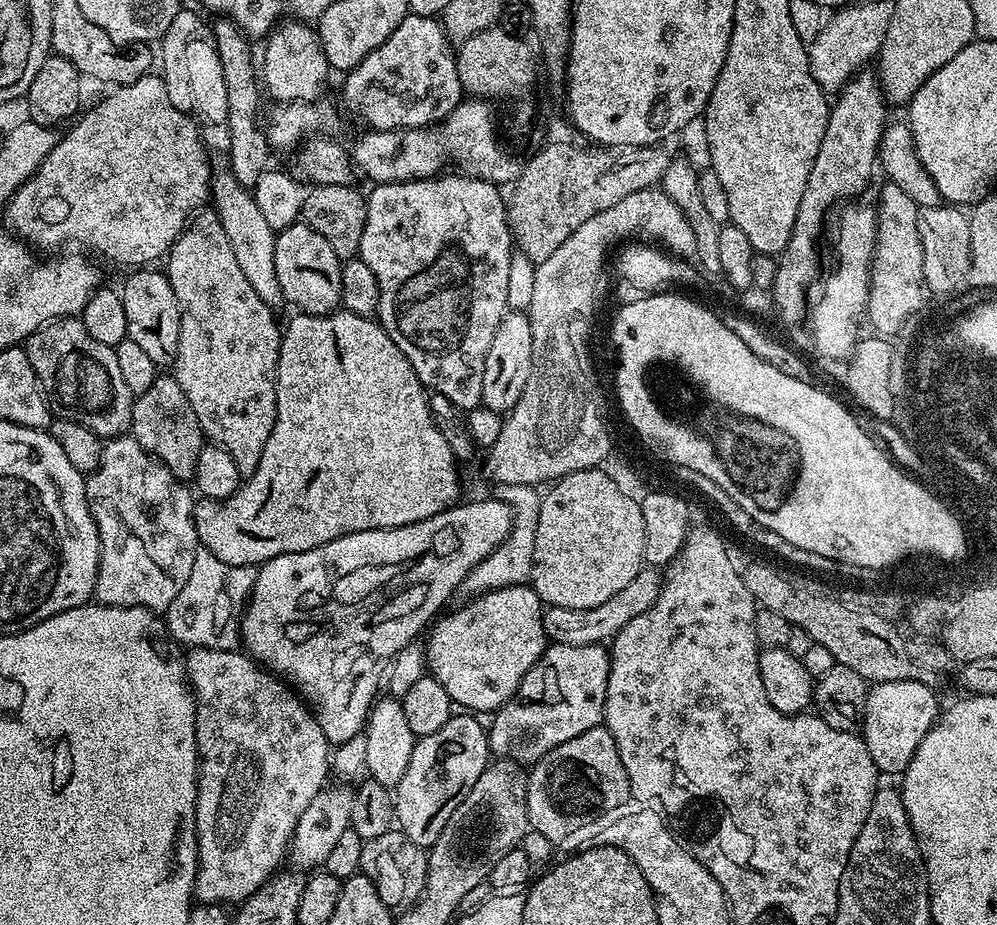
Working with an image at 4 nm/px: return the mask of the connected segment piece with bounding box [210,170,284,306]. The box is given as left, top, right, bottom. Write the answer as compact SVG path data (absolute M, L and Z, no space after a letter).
M230 170L217 171L212 177L211 203L214 205L216 217L222 222L222 230L226 230L226 238L230 238L230 247L234 250L234 259L242 274L246 274L246 282L254 288L254 294L262 298L262 302L273 306L284 300L282 290L278 286L278 278L274 274L274 242L276 233L266 222L266 218L258 211L258 202L254 202L251 191L241 186Z

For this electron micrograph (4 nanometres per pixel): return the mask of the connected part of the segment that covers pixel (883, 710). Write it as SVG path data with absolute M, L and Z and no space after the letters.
M917 680L902 682L882 682L872 684L868 689L866 710L862 725L862 739L874 758L877 773L899 777L908 768L910 758L918 750L922 738L936 723L942 708L936 701L933 685L923 684Z

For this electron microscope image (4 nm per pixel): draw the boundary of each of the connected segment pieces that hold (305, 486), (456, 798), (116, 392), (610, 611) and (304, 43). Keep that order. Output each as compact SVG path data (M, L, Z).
M343 310L331 312L329 316L293 315L288 325L284 324L280 338L280 353L276 367L276 417L274 430L270 430L270 438L266 438L266 446L262 446L262 458L258 458L258 470L246 477L240 489L230 498L221 500L197 499L192 506L194 530L200 539L200 548L214 554L214 558L222 558L230 566L250 568L267 562L270 558L314 550L326 542L334 542L346 534L354 534L362 530L382 530L397 528L414 522L422 522L434 514L444 512L453 507L461 499L460 472L458 461L442 432L435 424L435 418L429 404L429 393L420 383L418 374L410 366L406 354L394 346L390 334L381 328L375 319L367 320L358 314L350 314Z
M454 714L442 726L442 730L434 730L434 734L426 734L417 739L414 750L410 754L410 766L406 766L406 774L396 783L394 789L394 803L396 805L395 823L399 831L410 838L422 849L429 849L434 842L438 842L438 834L446 826L448 819L458 810L458 806L474 790L474 782L484 773L490 763L490 749L488 747L488 733L485 728L476 721L472 714Z
M61 318L58 320L50 320L47 324L43 324L37 332L30 334L27 340L22 344L25 354L30 358L30 366L34 368L34 374L38 378L40 387L43 388L45 396L48 398L49 405L55 409L54 416L58 420L69 420L70 422L78 422L78 426L86 426L86 430L94 430L94 434L101 438L111 438L113 436L123 436L131 429L132 426L132 401L134 399L132 392L126 387L125 380L122 379L122 373L118 367L118 358L116 357L116 349L110 346L102 346L102 342L94 342L94 338L90 338L90 334L86 334L86 326L78 318Z
M645 566L638 574L634 574L634 582L626 586L626 590L618 590L614 598L602 602L602 606L594 606L586 610L570 610L569 608L549 607L544 614L544 634L553 644L562 646L590 646L591 644L604 644L630 622L630 618L638 618L646 610L652 608L652 603L658 598L662 576L655 567Z
M295 18L285 19L268 33L263 41L262 84L276 102L312 102L324 88L330 69L322 54L315 27Z

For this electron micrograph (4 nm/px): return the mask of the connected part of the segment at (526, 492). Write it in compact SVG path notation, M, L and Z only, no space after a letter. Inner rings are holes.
M497 484L494 491L496 491L494 492L495 499L506 502L514 510L512 532L486 559L478 562L478 566L474 566L474 570L470 570L470 574L464 579L462 585L463 591L468 591L468 594L524 586L529 583L532 575L534 534L538 530L541 493L531 484Z

